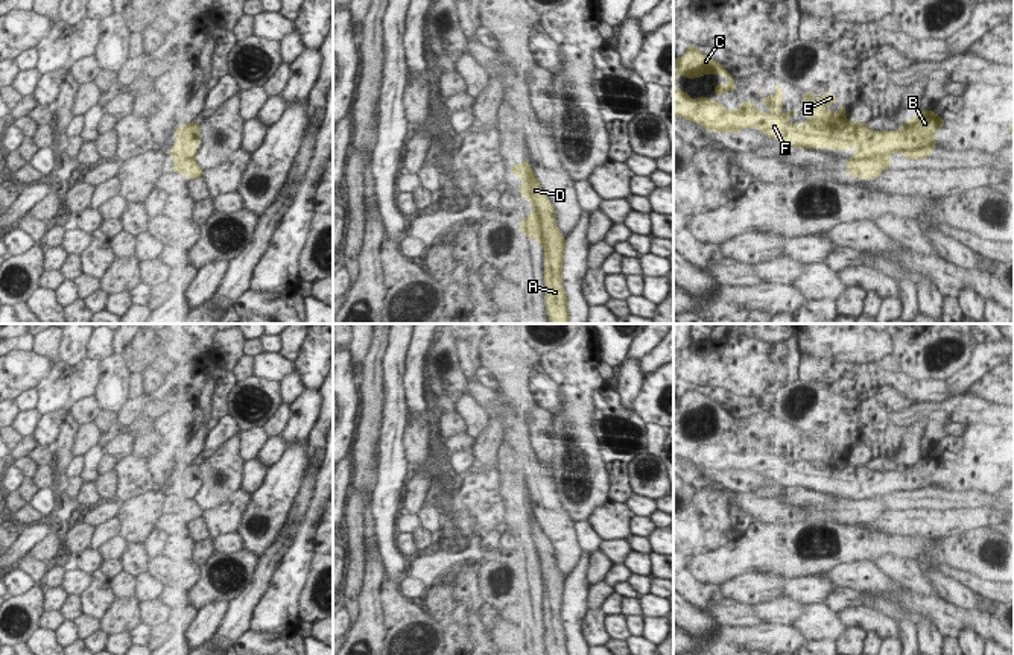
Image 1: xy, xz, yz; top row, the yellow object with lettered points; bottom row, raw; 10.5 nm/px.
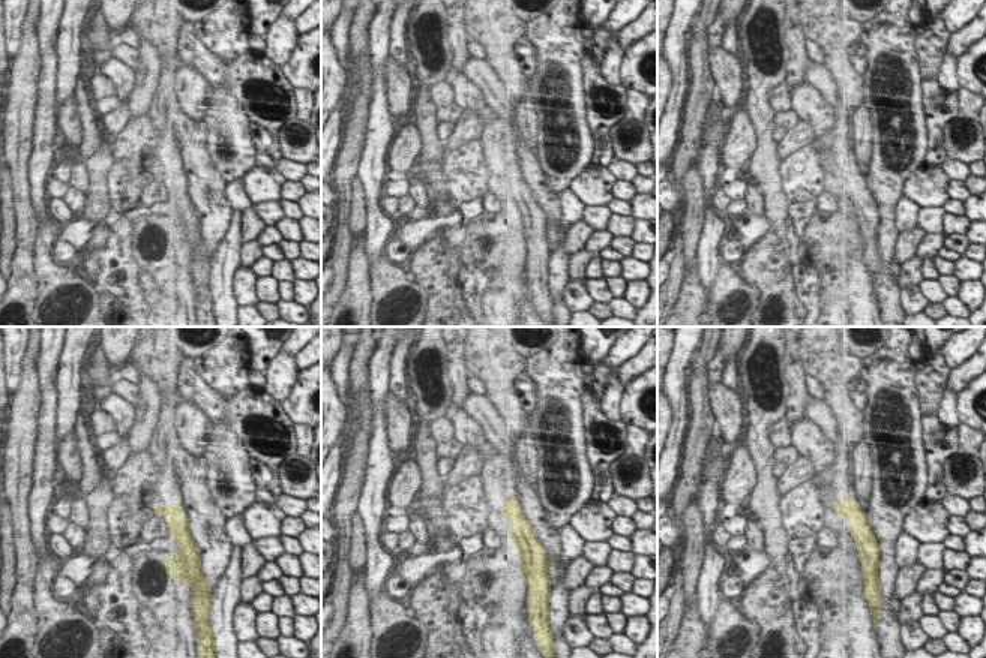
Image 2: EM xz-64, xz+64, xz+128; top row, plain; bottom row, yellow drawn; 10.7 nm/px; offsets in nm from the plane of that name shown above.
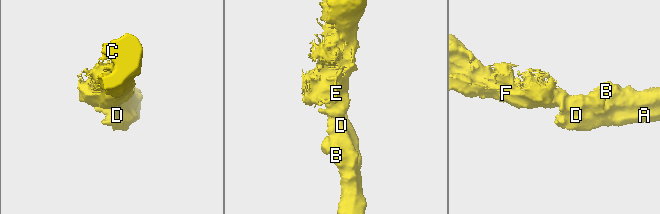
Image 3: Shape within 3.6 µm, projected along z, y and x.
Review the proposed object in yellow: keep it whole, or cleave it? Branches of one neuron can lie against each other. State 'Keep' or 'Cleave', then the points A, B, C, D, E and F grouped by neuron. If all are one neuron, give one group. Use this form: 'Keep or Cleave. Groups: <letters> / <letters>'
Cleave. Groups: A D / B C E F

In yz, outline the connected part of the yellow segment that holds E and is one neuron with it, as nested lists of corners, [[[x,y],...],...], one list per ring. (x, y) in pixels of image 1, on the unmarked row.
[[[686,386],[683,398],[673,398],[673,456],[687,459],[704,467],[707,471],[731,473],[740,476],[742,468],[759,468],[762,474],[777,480],[781,486],[795,486],[806,489],[832,489],[845,491],[854,488],[853,498],[880,498],[888,500],[894,491],[898,491],[906,500],[927,500],[936,488],[936,470],[946,467],[943,457],[935,451],[918,451],[895,471],[871,471],[863,462],[847,460],[845,447],[839,453],[827,447],[839,442],[839,436],[806,432],[803,445],[807,445],[806,464],[787,464],[786,460],[797,456],[792,450],[783,454],[783,430],[777,424],[775,435],[762,439],[762,445],[771,448],[771,453],[759,451],[753,439],[739,442],[737,451],[727,451],[711,438],[696,438],[695,441],[677,429],[677,416],[695,419],[704,415],[722,415],[728,424],[713,429],[718,436],[736,430],[736,422],[719,403],[704,395],[698,388]]]

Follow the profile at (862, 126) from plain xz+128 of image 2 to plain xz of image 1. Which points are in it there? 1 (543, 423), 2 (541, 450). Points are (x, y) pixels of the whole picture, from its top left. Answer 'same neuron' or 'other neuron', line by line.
1: same neuron
2: same neuron

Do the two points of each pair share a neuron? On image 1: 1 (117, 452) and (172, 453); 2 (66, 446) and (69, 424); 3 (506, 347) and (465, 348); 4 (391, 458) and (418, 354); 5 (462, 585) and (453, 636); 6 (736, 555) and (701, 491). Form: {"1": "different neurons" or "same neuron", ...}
{"1": "different neurons", "2": "same neuron", "3": "different neurons", "4": "different neurons", "5": "different neurons", "6": "different neurons"}

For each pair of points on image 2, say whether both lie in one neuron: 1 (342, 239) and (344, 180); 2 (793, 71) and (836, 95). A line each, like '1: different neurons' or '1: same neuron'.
1: same neuron
2: different neurons

